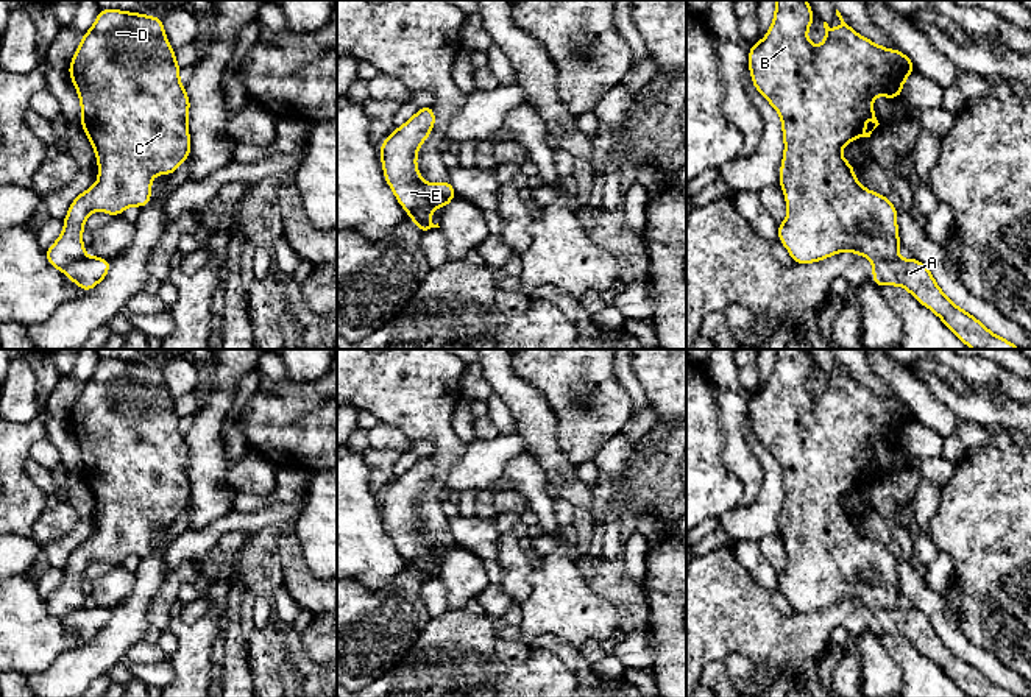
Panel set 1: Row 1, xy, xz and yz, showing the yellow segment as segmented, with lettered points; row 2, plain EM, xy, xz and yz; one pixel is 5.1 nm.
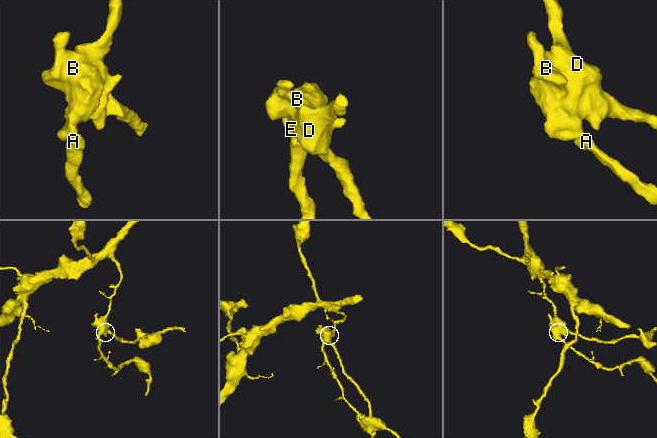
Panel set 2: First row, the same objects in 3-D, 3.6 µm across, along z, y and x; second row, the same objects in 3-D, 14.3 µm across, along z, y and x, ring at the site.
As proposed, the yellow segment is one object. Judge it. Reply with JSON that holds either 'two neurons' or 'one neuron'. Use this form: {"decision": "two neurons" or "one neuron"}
{"decision": "two neurons"}

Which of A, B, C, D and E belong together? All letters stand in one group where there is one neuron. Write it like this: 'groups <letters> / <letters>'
groups A / B C D E

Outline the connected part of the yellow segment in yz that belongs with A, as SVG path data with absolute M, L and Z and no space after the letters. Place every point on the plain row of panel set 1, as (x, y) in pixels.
M917 608L872 610L872 630L878 635L905 636L922 655L933 660L945 675L970 697L1019 697L992 683L981 670L955 655L934 632L931 621Z

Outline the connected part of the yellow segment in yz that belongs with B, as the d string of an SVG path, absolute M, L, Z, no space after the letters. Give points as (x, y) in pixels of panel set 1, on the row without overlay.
M777 349L772 374L763 390L749 399L749 416L753 435L774 455L781 466L785 504L780 516L780 536L785 541L788 566L778 574L778 588L797 613L813 613L841 600L852 600L870 610L895 608L902 596L897 580L898 561L888 546L864 538L855 527L855 516L842 505L841 497L858 486L870 486L864 482L866 468L859 463L863 451L870 463L867 468L875 476L880 474L873 460L873 446L900 448L902 435L908 424L916 421L912 410L898 398L888 399L867 387L856 384L844 371L836 359L841 376L833 380L827 371L825 391L819 396L806 388L806 380L813 373L813 360L806 349Z

